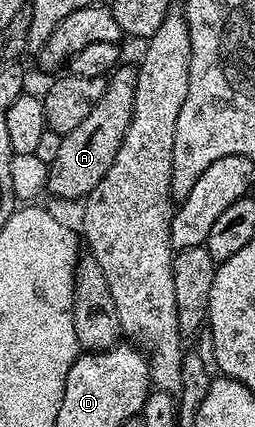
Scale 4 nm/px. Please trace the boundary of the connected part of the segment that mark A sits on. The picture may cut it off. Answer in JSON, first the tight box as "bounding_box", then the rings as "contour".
{"bounding_box":[47,64,138,200],"contour":[[[124,64],[115,68],[107,79],[105,93],[101,101],[89,109],[89,117],[77,125],[69,134],[63,136],[61,150],[57,158],[47,168],[47,191],[59,199],[82,200],[109,173],[109,165],[129,133],[129,122],[132,121],[134,98],[136,97],[136,73],[138,68]]]}

